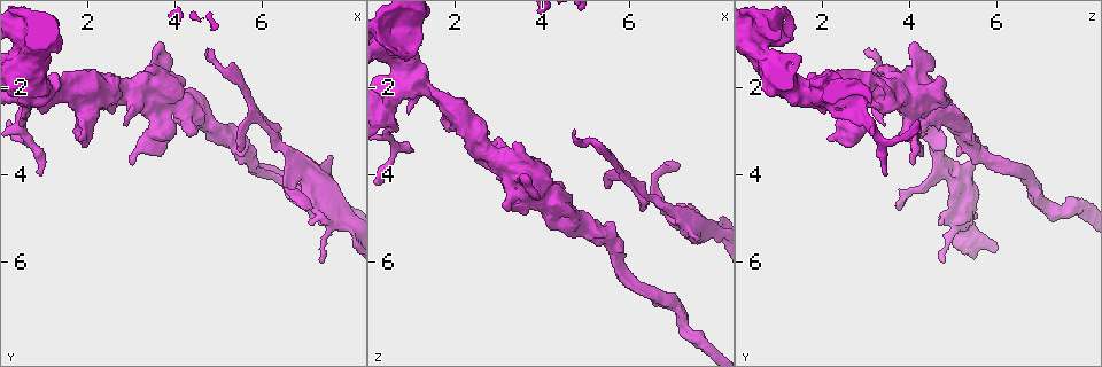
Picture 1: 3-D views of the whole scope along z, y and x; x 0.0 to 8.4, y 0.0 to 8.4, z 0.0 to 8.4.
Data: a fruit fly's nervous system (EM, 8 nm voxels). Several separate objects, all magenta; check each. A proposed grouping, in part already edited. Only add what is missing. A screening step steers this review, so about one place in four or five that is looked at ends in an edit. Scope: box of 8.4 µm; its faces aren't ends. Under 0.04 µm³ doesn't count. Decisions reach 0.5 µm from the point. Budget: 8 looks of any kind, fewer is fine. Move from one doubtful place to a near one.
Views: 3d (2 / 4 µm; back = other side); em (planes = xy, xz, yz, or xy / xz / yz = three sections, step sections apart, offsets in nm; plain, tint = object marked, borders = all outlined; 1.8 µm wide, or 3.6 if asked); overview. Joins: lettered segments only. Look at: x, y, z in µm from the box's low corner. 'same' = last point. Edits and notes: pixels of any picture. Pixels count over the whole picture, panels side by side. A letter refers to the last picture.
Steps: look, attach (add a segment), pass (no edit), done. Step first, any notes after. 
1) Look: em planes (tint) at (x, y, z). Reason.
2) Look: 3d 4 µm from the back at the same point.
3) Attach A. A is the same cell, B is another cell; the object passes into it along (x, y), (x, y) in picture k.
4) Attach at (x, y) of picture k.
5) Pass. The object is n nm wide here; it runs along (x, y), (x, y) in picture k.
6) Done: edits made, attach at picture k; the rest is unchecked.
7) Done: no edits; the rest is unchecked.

Look: 3d 2 µm at (7.50, 3.55, 5.45). Branch stops here.

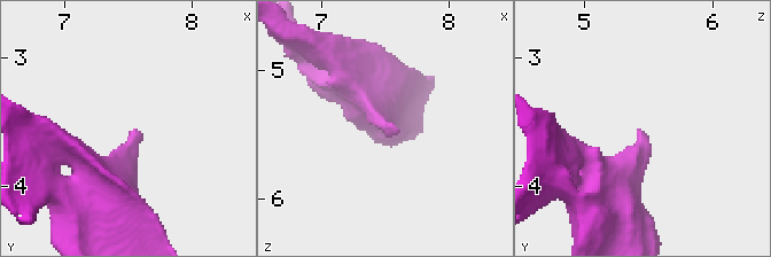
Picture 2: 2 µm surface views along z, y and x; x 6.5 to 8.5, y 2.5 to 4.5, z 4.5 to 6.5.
Look: em 3.6 µm xy step 8 (borders) at (7.58, 3.58, 5.44).

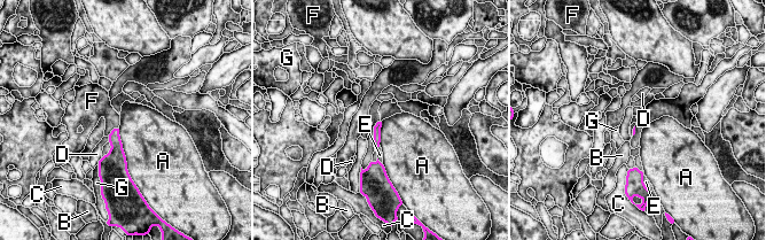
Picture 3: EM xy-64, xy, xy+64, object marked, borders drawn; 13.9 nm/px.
Pass. The longest contact is with A, 480 nm; A, B, C, D, E, F and G are other cells; it runs along (380, 123), (376, 129), (376, 146) in picture 3; no lettered segment goes on from it.

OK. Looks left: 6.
Look: em 3.6 µm yz step 16 (borders) at (7.40, 5.95, 4.65). Branch stops here.

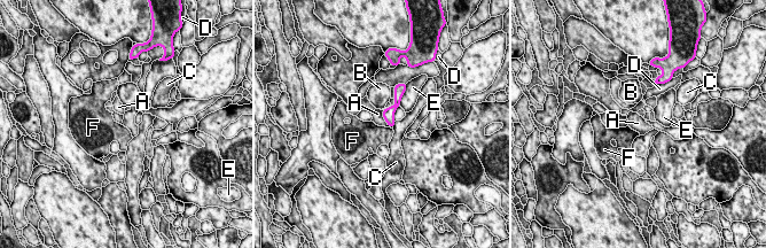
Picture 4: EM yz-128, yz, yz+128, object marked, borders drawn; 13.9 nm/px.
Look: em 3.6 µm planes (borders) at the same point. Cut it another way.

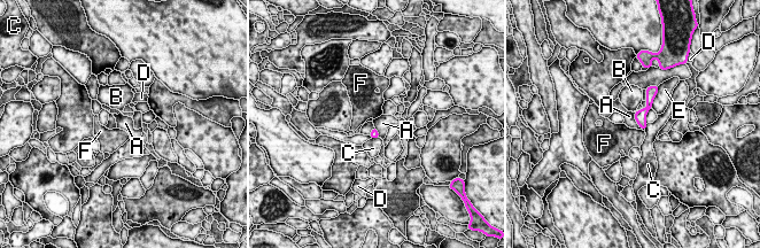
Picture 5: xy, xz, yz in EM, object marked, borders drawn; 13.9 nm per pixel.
Pass. A, B, C, D, E and F are other cells; it runs along (649, 97), (643, 125) in picture 5; none of them fits.

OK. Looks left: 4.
Look: 3d 2 µm at (5.50, 3.50, 4.25). Tapers out.

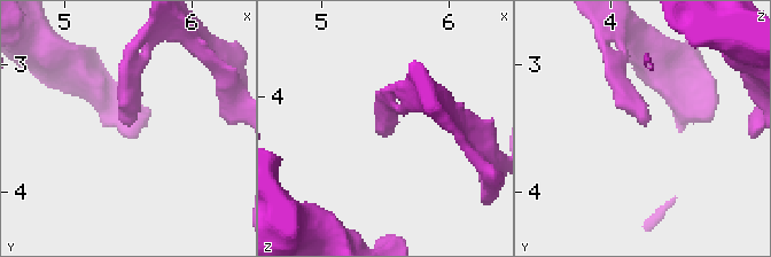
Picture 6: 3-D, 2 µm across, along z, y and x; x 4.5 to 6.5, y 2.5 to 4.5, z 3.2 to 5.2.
Look: em xy step 4 (tint) at (5.50, 3.46, 4.24).

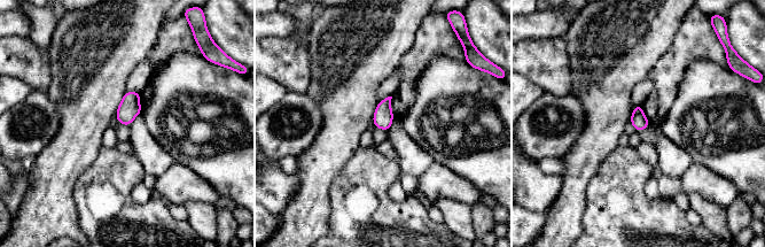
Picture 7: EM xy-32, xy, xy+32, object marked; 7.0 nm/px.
Look: em planes (borders) at the same point. Another direction.

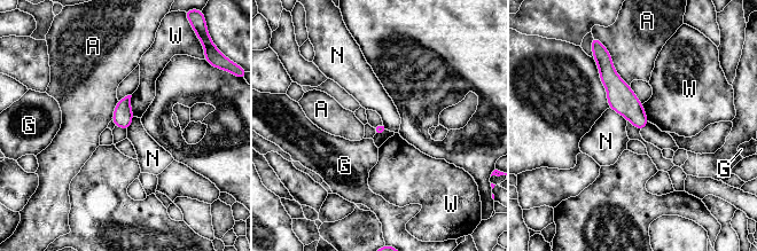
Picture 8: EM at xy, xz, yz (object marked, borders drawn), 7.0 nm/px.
Pass. A, G, N and W are other cells; none of them fits.

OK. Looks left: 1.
Done: no edits; the rest is unchecked.

